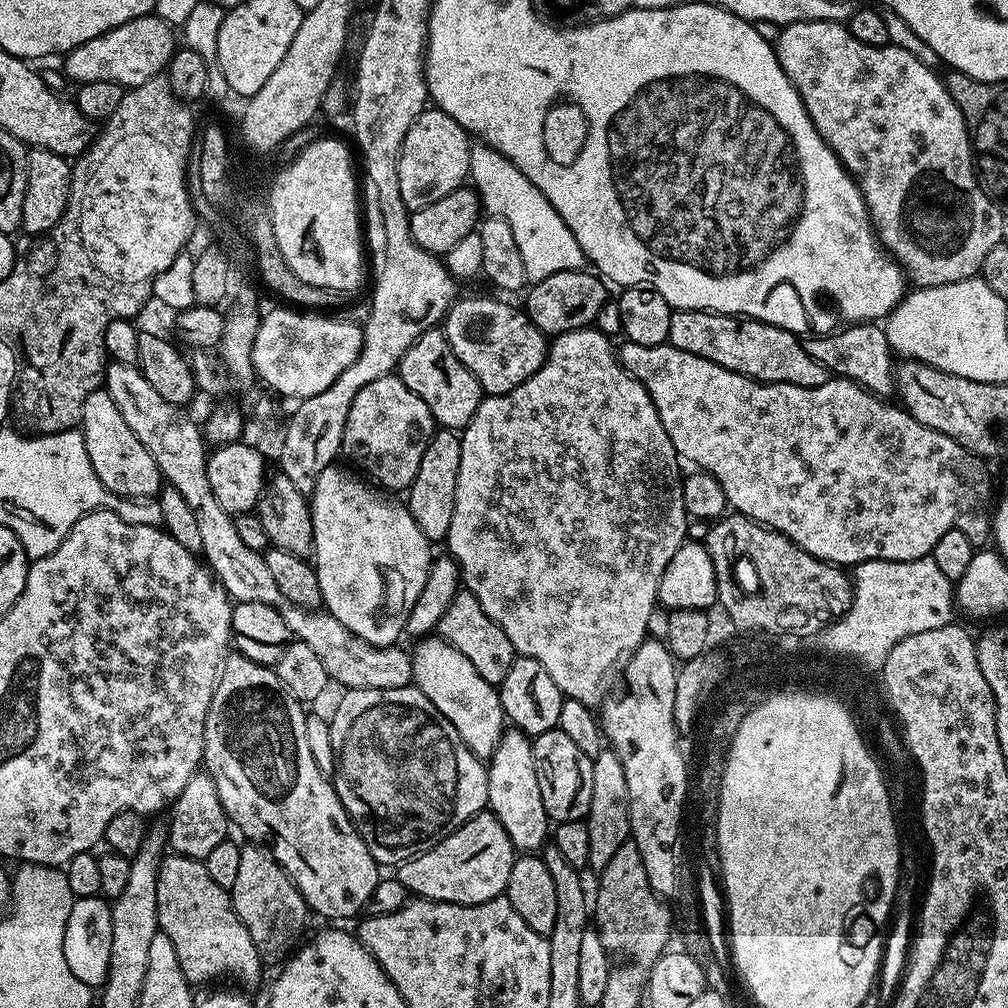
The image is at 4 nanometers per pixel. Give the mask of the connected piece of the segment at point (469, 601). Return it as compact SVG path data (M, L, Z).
M466 590L454 594L450 606L446 606L446 614L442 614L438 622L436 632L439 639L445 640L454 650L460 650L466 658L470 658L470 666L474 666L474 670L478 670L478 674L482 674L486 682L497 686L506 678L512 661L518 655L510 638L506 638L502 626L498 626L498 622L490 619L486 610L478 606L478 598L474 598L474 594Z

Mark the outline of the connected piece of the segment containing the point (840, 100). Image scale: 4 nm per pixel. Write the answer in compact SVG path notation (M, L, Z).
M838 22L785 24L774 47L786 78L798 90L818 134L855 178L884 251L904 269L907 279L911 283L913 280L916 288L973 279L986 254L1005 239L1005 213L978 179L968 127L943 79L922 66L910 50L889 43L880 48L866 46Z

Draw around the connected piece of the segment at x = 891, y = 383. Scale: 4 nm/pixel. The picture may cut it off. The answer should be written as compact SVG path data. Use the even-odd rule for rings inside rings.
M852 322L844 329L833 330L827 334L816 334L804 340L804 349L810 358L822 362L833 377L853 380L863 386L867 392L881 398L891 397L896 388L894 371L894 353L888 344L883 327L876 322Z

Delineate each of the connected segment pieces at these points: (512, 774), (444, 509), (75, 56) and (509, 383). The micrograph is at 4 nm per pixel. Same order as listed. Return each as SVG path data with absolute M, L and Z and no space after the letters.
M509 727L507 730L501 732L498 746L494 750L494 754L487 761L486 767L488 770L488 808L498 818L498 822L502 822L502 826L504 827L504 829L506 830L506 834L510 838L513 849L519 850L521 853L524 854L532 854L535 853L537 850L543 849L546 844L546 841L544 841L544 839L546 839L547 836L549 839L550 836L550 821L548 819L548 815L546 814L546 806L542 806L542 794L540 791L538 791L538 774L534 774L534 754L532 753L532 740L527 734L525 734L525 732L520 731L520 729Z
M452 430L433 432L426 454L418 462L418 474L414 474L414 482L406 490L408 512L429 542L448 539L450 518L454 518L454 494L458 490L458 466L462 466L460 436Z
M155 14L139 16L128 23L123 23L122 26L115 27L112 31L107 31L106 34L98 35L89 42L84 42L73 52L67 53L63 57L64 62L62 62L64 75L69 81L74 82L76 80L75 82L80 84L106 81L118 82L126 90L137 88L142 83L148 82L150 78L161 75L167 69L169 60L178 47L178 40L175 40L173 32L175 32L173 27Z
M461 295L442 321L450 350L454 350L458 362L478 378L481 389L489 396L501 396L526 382L526 378L544 365L548 356L549 341L544 332L530 322L527 312L517 305L516 308L492 296Z

